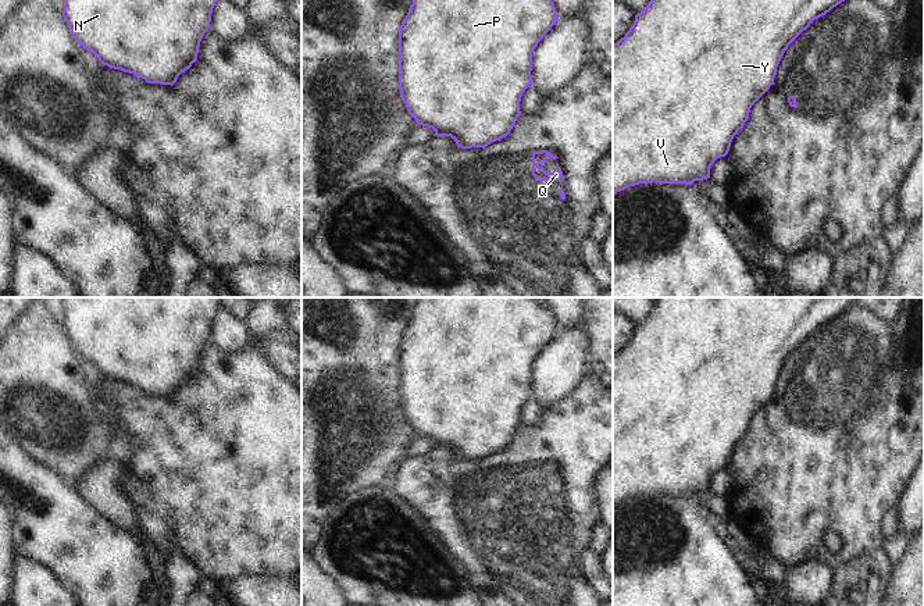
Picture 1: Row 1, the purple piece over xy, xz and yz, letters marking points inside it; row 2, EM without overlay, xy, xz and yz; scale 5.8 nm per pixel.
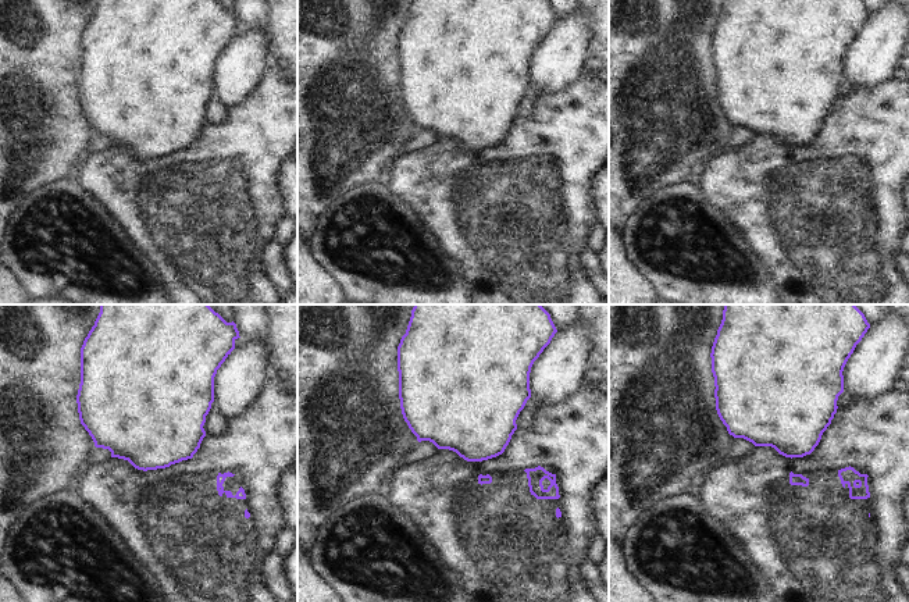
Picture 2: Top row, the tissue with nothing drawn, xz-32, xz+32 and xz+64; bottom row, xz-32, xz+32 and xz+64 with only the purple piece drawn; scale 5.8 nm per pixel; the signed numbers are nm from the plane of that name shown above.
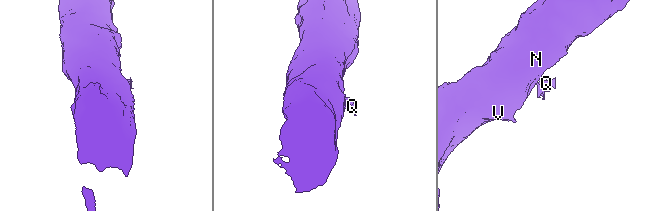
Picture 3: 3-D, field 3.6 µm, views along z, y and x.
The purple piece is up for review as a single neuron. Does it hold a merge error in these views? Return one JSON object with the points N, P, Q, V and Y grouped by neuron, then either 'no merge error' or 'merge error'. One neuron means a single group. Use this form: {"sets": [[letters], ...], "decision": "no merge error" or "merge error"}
{"sets": [["N", "P", "V", "Y"], ["Q"]], "decision": "merge error"}

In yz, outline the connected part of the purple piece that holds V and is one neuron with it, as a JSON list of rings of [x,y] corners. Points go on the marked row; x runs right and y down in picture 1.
[[[650,0],[635,15],[629,31],[613,44],[613,195],[639,183],[685,183],[710,178],[710,168],[729,152],[731,142],[749,118],[752,106],[770,89],[788,46],[810,24],[845,0]]]

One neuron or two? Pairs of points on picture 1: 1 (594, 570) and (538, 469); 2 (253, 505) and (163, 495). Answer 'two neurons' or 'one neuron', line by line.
1: two neurons
2: one neuron

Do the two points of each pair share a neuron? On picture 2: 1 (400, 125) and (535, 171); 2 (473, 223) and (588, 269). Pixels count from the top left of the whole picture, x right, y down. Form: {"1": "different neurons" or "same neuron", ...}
{"1": "different neurons", "2": "different neurons"}

